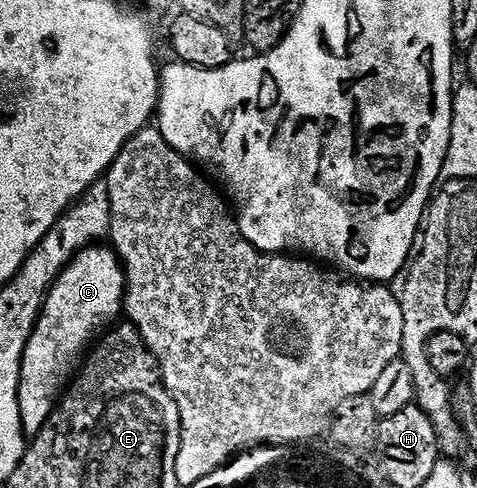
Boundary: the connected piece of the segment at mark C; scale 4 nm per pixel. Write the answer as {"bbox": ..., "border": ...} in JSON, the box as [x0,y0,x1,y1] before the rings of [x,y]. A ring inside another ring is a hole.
{"bbox":[18,245,125,436],"border":[[[93,245],[78,252],[48,288],[44,306],[40,308],[20,362],[18,405],[20,419],[29,436],[36,436],[56,410],[62,392],[74,378],[72,362],[85,354],[86,348],[97,338],[96,331],[103,332],[119,311],[121,314],[125,294],[122,260],[108,245]]]}

